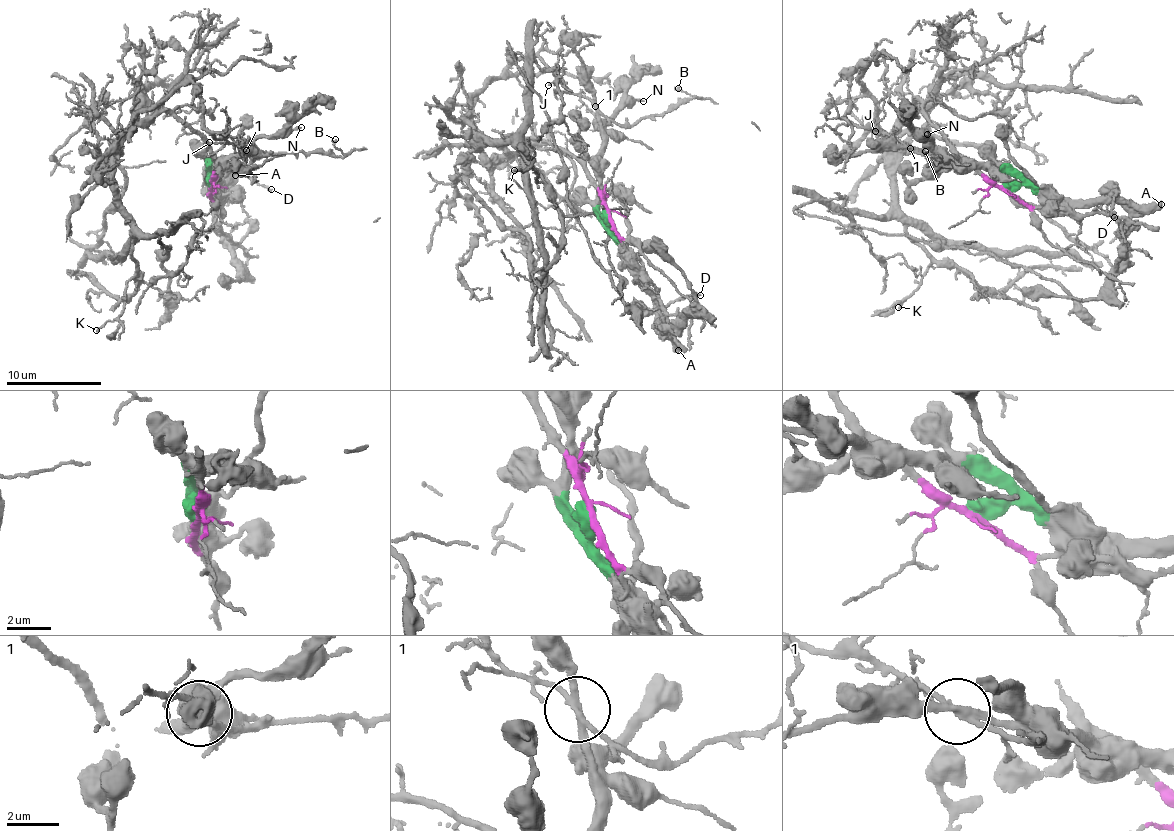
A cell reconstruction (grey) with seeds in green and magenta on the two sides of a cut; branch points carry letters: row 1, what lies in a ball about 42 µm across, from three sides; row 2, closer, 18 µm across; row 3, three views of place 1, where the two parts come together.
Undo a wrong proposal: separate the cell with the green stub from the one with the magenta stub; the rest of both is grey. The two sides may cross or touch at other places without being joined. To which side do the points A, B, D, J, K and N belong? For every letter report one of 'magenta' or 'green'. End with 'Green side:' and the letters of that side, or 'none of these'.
A: green
B: magenta
D: green
J: magenta
K: magenta
N: green
Green side: A, D, N

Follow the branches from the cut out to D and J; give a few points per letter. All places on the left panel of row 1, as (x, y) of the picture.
D: (211, 182), (206, 177), (211, 186), (229, 181), (235, 171), (271, 190)
J: (211, 182), (214, 155), (170, 114), (141, 120), (115, 153), (132, 118), (188, 84), (226, 140), (210, 143)

